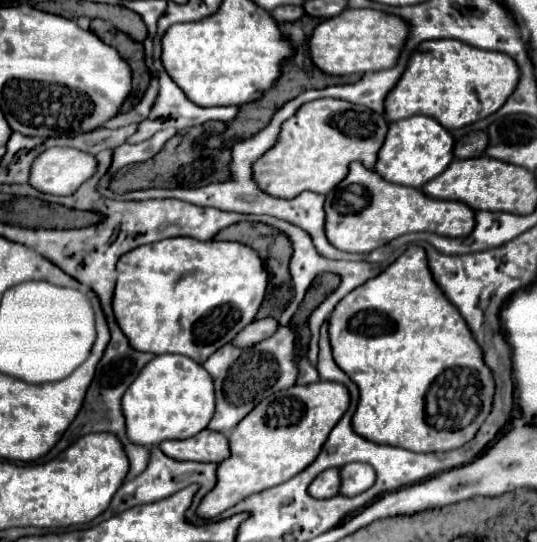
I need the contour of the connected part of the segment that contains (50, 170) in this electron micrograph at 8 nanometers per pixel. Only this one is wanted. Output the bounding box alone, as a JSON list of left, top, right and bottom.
[29,148,97,196]

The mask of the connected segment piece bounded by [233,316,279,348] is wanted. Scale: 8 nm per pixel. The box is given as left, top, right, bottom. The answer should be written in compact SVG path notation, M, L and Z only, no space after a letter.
M267 316L267 318L255 320L255 322L249 324L245 330L241 330L233 342L235 342L237 346L241 346L241 348L253 346L253 344L257 344L257 342L273 336L273 332L275 332L277 328L279 328L279 322L277 322L275 318L271 318L271 316Z

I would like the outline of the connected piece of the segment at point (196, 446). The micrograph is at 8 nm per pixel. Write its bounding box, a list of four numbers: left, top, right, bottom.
[159,430,229,462]

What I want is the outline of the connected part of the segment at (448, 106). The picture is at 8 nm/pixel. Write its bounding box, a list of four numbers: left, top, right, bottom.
[385,38,519,130]

